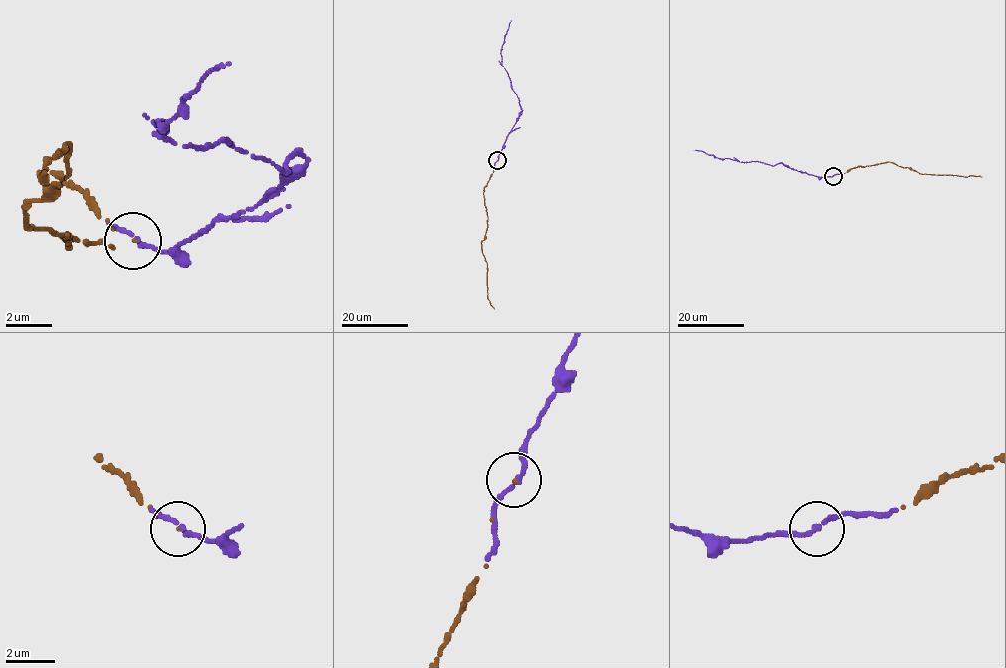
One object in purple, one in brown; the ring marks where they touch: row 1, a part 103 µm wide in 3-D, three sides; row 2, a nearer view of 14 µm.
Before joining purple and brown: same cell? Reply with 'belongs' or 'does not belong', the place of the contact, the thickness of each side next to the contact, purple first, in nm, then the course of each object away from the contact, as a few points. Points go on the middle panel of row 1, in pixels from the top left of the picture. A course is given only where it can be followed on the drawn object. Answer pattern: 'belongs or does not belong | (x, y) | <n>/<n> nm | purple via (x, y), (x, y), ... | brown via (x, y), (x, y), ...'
belongs | (497, 160) | 180/100 nm | purple via (497, 160), (507, 134), (522, 110), (502, 64), (502, 46), (511, 20) | brown via (497, 160), (483, 189), (487, 225), (481, 243), (487, 263), (487, 299), (494, 309)

